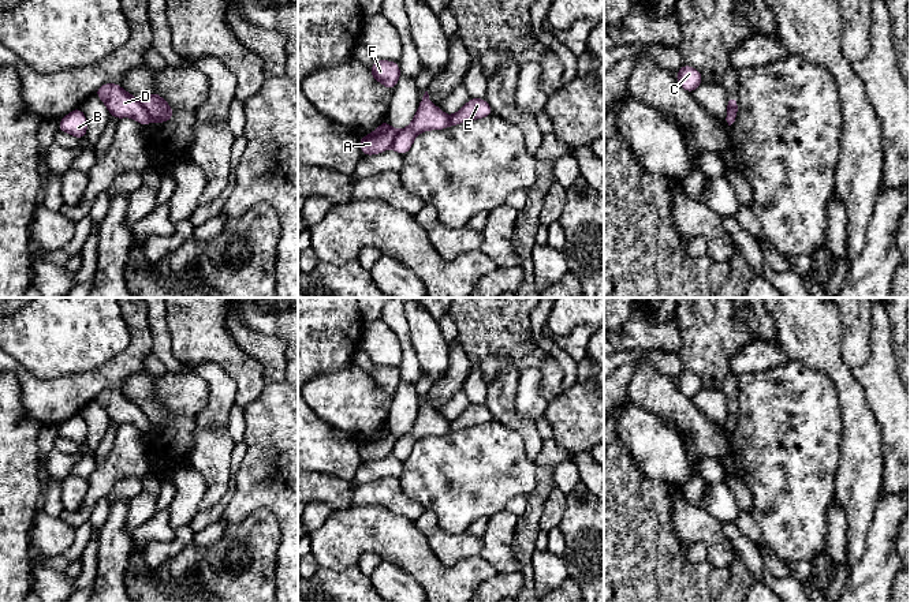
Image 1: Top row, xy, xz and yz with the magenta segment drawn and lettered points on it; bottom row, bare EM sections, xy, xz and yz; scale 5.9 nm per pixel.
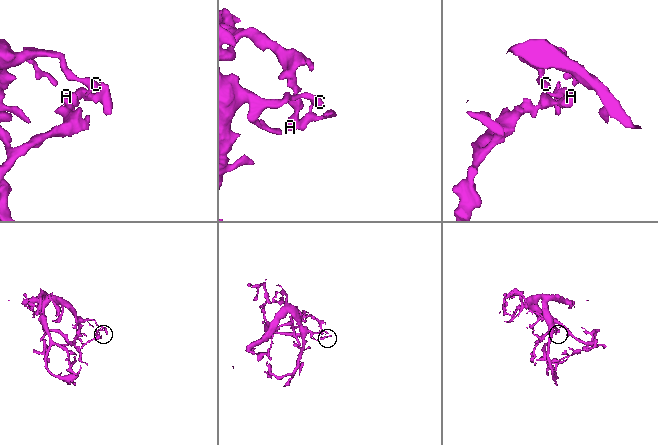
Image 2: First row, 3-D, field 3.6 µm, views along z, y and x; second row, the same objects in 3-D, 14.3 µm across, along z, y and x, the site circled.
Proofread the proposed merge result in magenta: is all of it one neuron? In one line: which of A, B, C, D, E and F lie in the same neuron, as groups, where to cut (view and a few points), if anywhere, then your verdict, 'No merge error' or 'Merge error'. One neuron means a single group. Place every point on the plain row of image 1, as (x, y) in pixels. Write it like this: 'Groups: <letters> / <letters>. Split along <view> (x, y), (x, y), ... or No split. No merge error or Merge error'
Groups: A B C D F / E. Split along xy (140, 407), (152, 425). Merge error

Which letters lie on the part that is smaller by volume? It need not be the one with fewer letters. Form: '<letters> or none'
E

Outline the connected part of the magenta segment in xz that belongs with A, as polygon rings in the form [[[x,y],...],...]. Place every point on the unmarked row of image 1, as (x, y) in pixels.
[[[425,397],[409,433],[396,437],[384,426],[374,438],[359,445],[359,453],[365,461],[378,460],[389,453],[395,455],[400,461],[404,461],[419,438],[441,435],[450,431],[451,423],[445,422],[440,414],[433,411],[429,407],[428,397]]]

